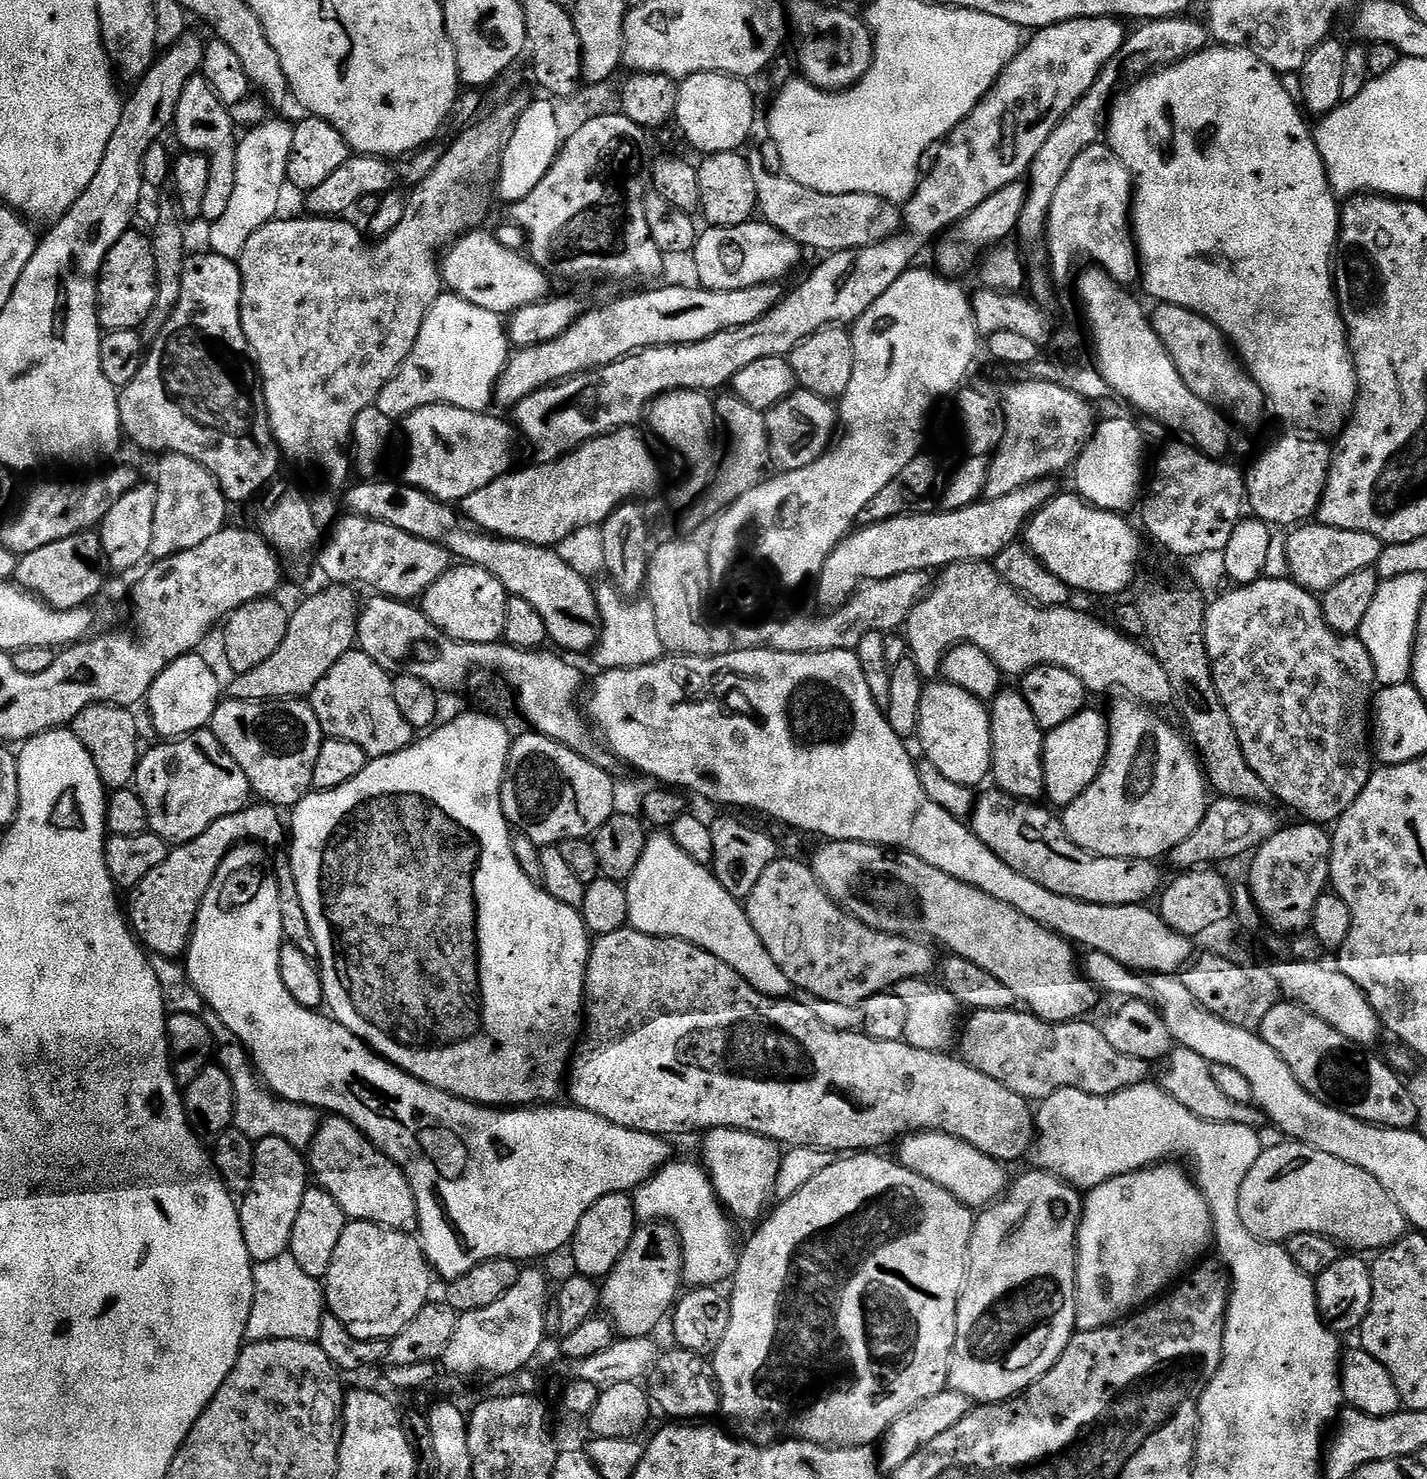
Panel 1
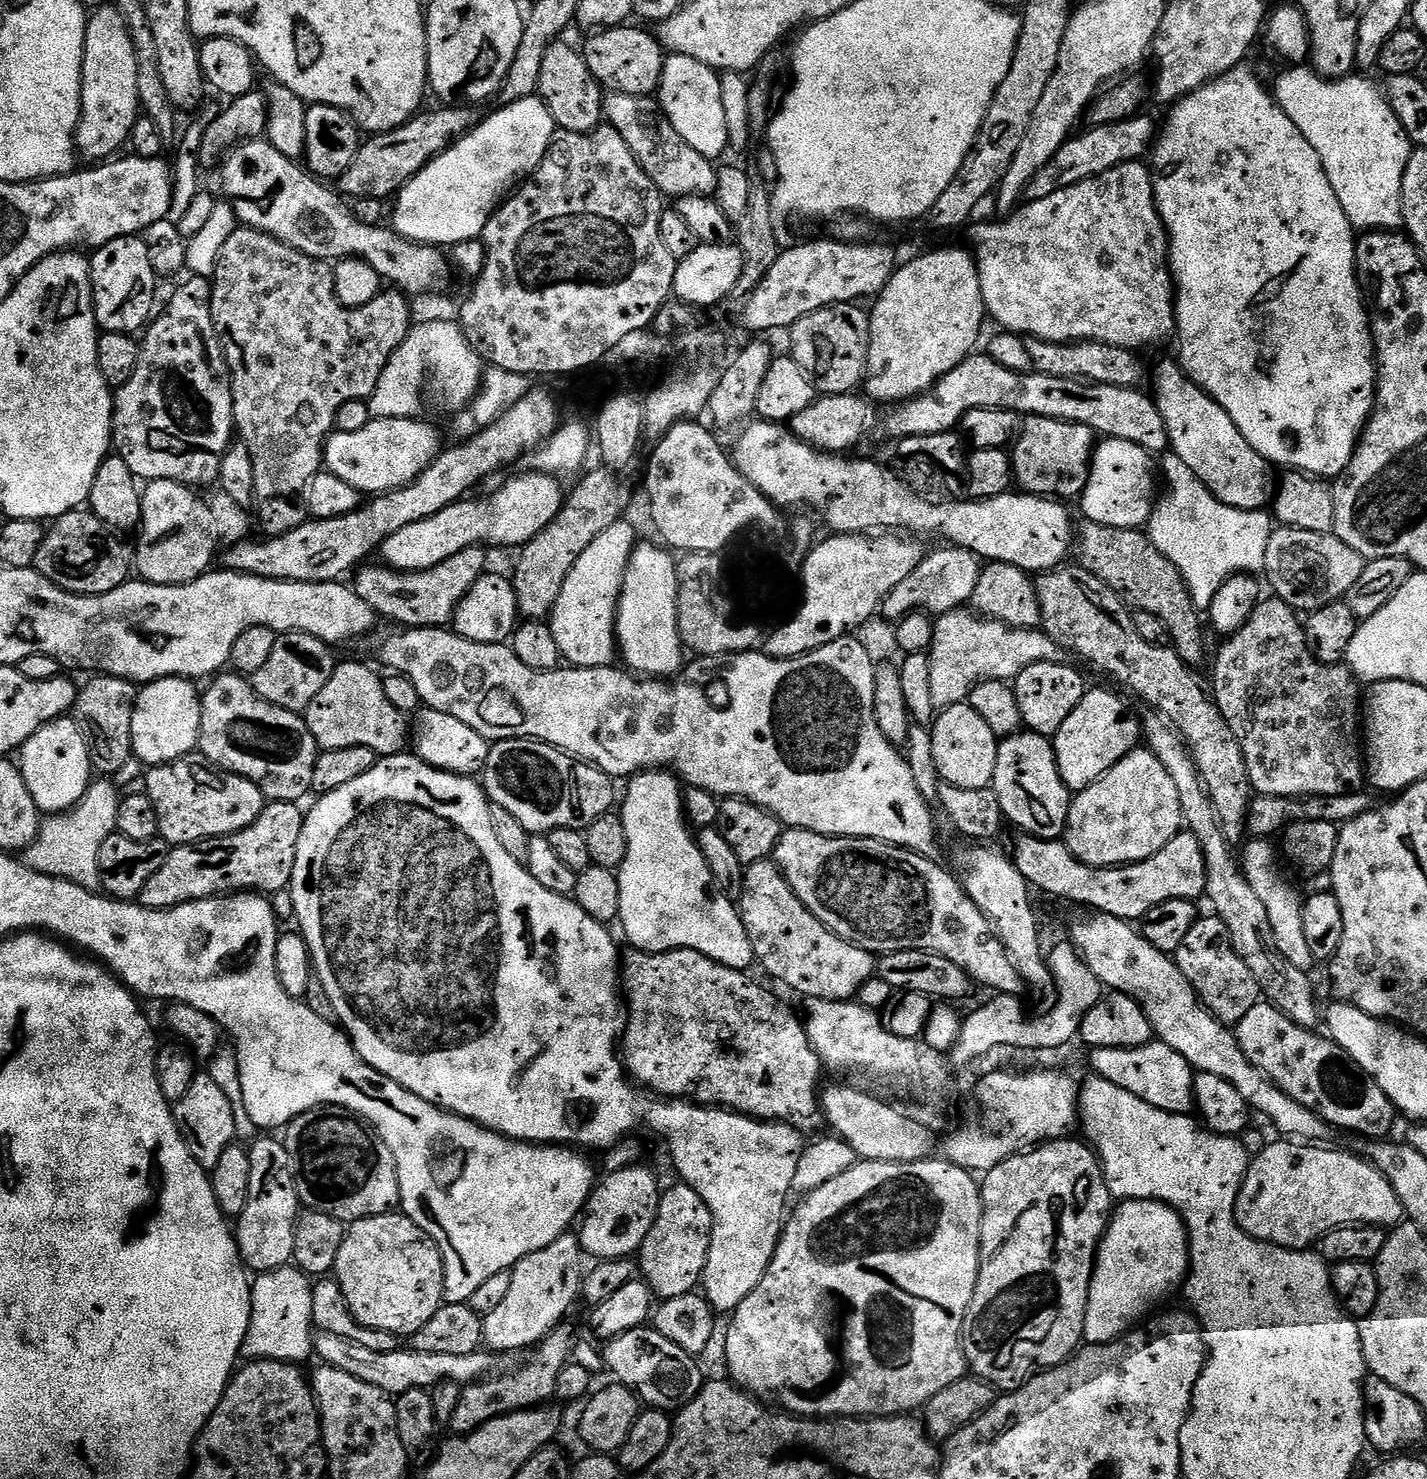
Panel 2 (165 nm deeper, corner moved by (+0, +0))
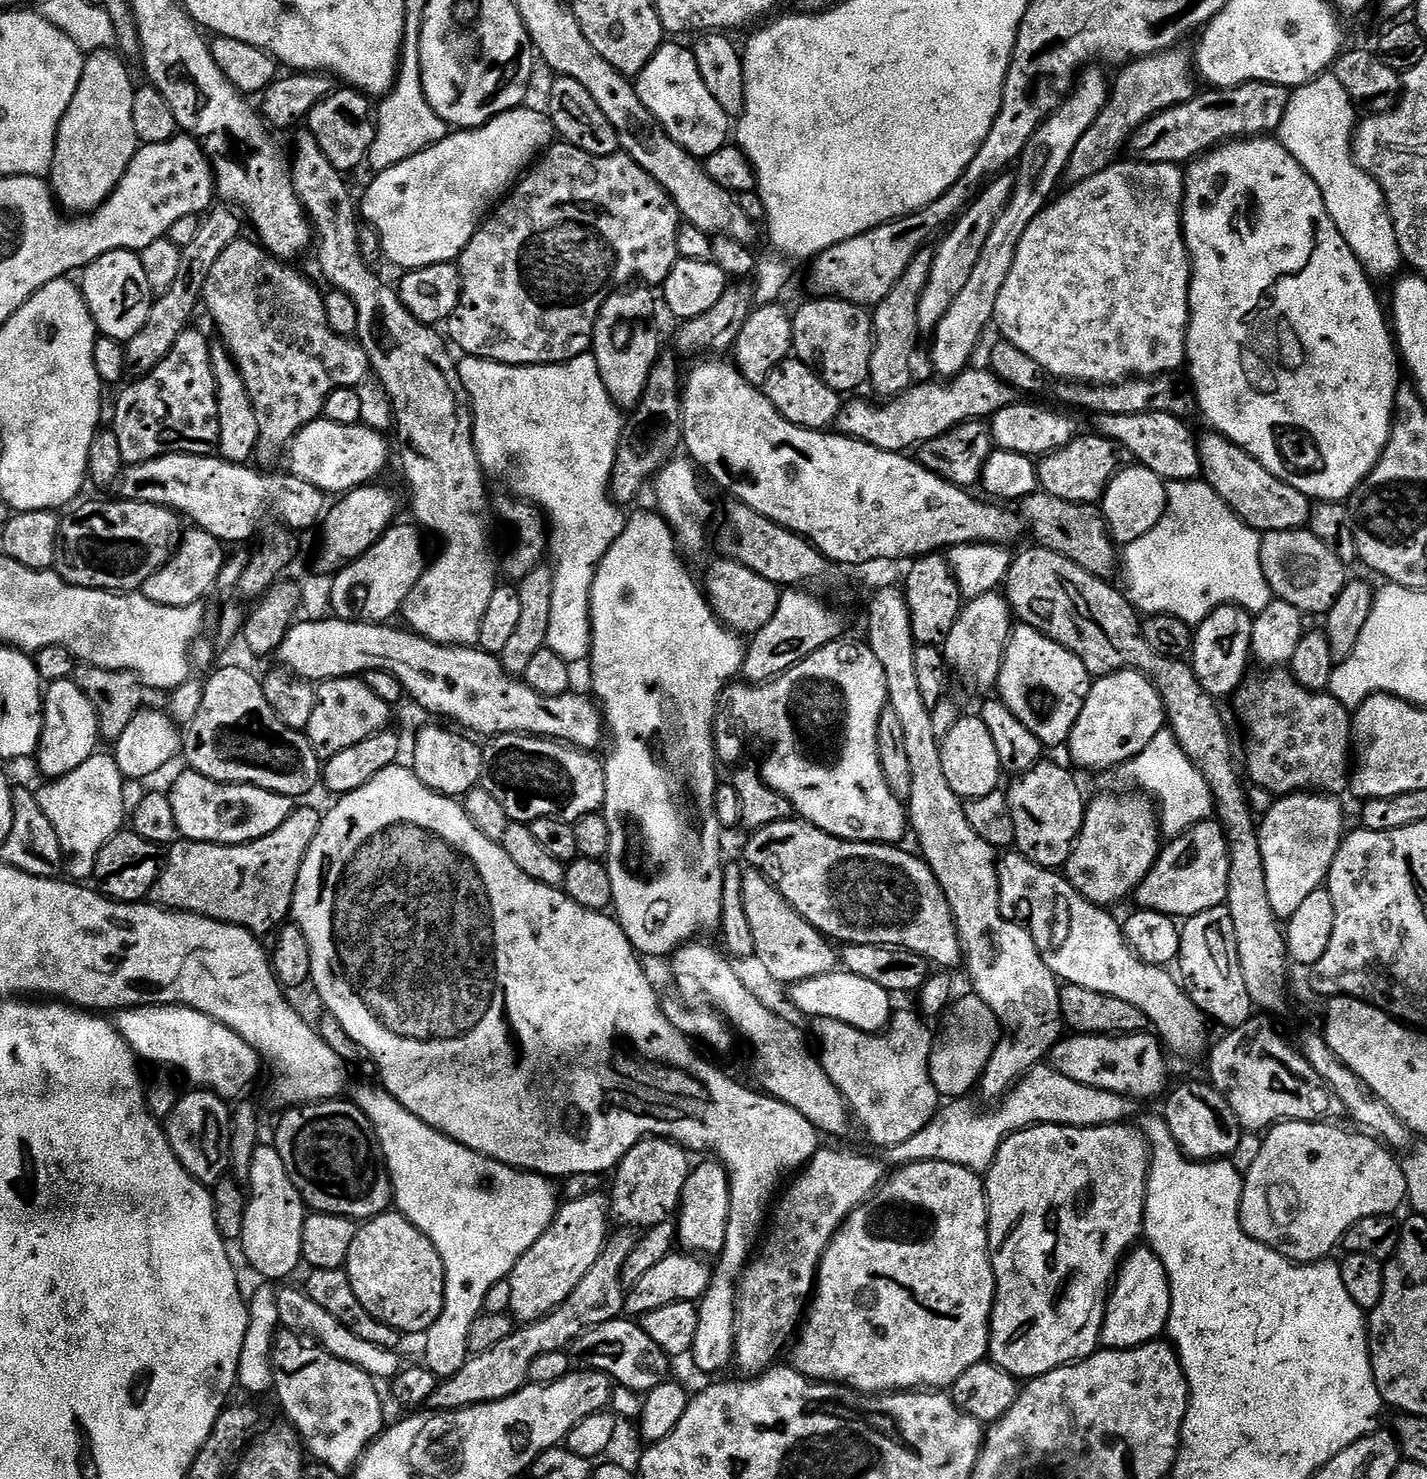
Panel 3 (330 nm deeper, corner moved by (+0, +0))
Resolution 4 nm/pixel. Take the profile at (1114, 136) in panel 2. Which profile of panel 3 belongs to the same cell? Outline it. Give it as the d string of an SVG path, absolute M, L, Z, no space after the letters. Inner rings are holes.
M1264 82L1244 84L1240 88L1204 91L1193 96L1186 103L1168 108L1165 112L1159 112L1157 116L1152 116L1147 120L1129 140L1126 149L1127 155L1138 164L1179 164L1184 166L1211 152L1213 148L1219 148L1222 144L1249 138L1267 137L1279 129L1282 118L1286 114L1290 95L1289 89Z

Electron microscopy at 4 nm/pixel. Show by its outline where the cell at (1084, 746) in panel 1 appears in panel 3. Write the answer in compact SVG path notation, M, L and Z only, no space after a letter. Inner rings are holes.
M1111 672L1109 676L1093 679L1086 706L1082 706L1078 722L1074 722L1066 751L1080 768L1123 766L1142 754L1146 746L1157 743L1165 728L1164 703L1151 679L1143 672Z

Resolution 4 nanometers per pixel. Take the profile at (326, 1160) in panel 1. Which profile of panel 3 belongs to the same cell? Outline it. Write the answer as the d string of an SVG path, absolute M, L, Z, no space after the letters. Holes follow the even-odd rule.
M337 1098L335 1100L321 1100L314 1104L289 1107L285 1111L288 1113L281 1118L280 1125L276 1128L274 1147L280 1151L282 1162L286 1162L286 1170L290 1174L290 1182L294 1182L298 1194L312 1212L325 1212L331 1216L346 1216L350 1220L363 1222L372 1219L373 1216L379 1216L382 1212L389 1211L390 1205L394 1200L394 1193L392 1191L392 1182L388 1174L388 1169L384 1162L384 1153L380 1151L380 1143L376 1137L376 1131L372 1128L372 1123L368 1121L362 1109L356 1107L355 1103L348 1102L348 1104L343 1104L342 1101L343 1099Z

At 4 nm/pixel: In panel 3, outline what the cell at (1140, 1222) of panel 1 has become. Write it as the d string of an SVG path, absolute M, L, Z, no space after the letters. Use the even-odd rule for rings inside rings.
M1137 1246L1124 1257L1110 1288L1100 1342L1105 1349L1137 1348L1165 1335L1170 1314L1170 1288L1160 1259L1147 1246Z

